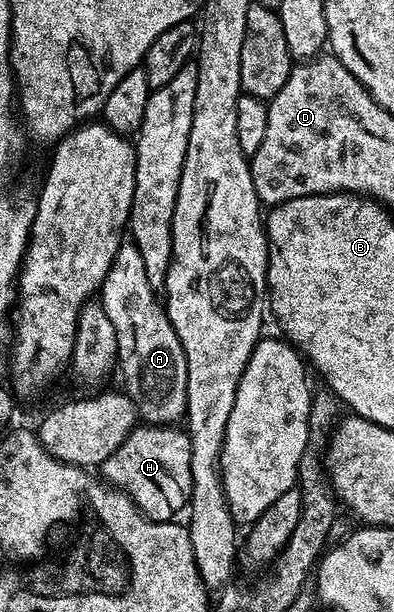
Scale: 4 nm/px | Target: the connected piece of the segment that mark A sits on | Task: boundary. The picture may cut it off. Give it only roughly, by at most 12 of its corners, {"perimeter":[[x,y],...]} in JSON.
{"perimeter":[[122,244],[99,291],[138,419],[172,426],[187,408],[187,356]]}

